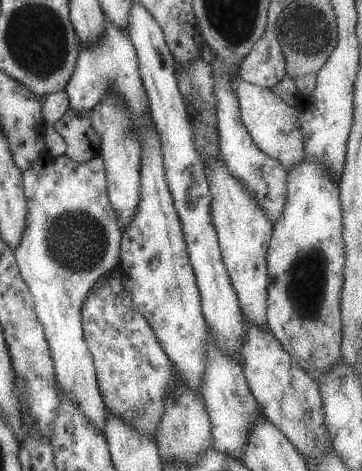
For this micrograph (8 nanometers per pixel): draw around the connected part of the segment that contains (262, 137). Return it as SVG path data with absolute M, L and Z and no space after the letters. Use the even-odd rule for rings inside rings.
M240 80L237 83L235 94L237 94L241 122L243 122L249 136L255 142L255 146L260 148L261 152L269 158L279 160L279 164L285 170L299 164L305 154L303 136L299 132L299 122L297 122L297 110L287 106L283 100L277 100L276 96L267 87L261 88L259 85L245 81Z

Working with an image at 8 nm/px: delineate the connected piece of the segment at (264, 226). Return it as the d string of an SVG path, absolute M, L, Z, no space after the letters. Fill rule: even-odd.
M219 153L207 154L204 175L211 194L210 215L215 229L221 260L225 266L231 286L235 291L240 312L247 322L270 332L265 318L268 276L266 272L266 248L272 233L272 224L263 208L253 200L247 188L231 176Z

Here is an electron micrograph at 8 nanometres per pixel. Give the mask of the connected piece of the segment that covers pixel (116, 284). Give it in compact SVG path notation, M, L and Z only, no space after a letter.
M112 269L109 276L99 286L95 286L91 292L88 292L80 315L82 316L83 340L93 359L95 378L105 409L113 411L139 433L154 436L162 414L163 400L175 388L176 383L173 380L169 359L161 350L153 329L149 328L145 316L133 306L131 296L123 288L120 270Z

